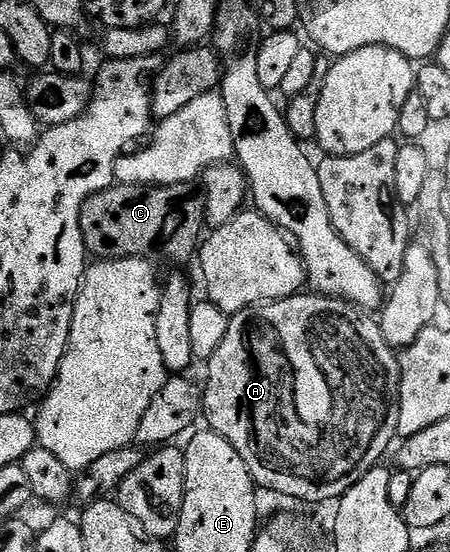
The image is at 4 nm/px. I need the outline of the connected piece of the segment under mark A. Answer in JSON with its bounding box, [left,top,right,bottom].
[200,293,399,503]

